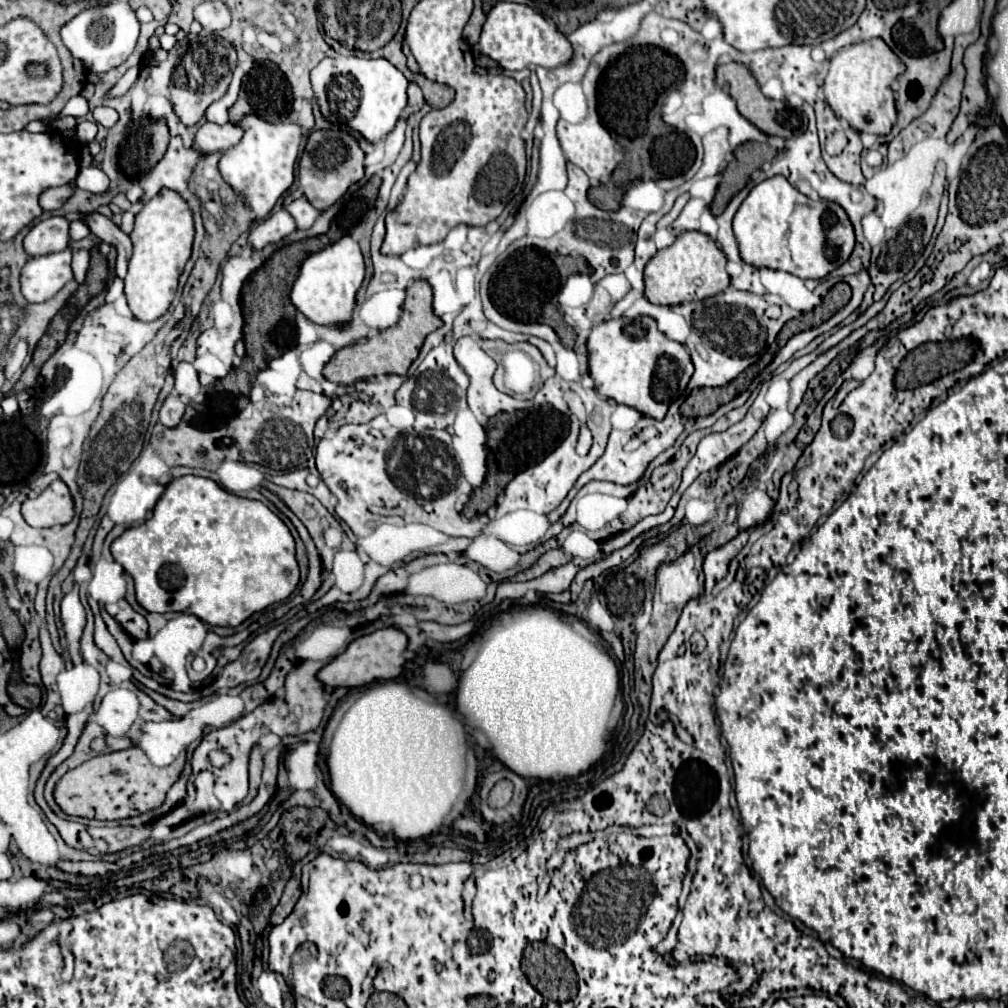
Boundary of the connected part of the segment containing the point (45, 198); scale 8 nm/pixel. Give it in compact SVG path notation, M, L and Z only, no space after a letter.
M62 185L62 187L46 189L46 191L40 195L40 207L42 207L44 211L58 209L58 207L72 195L72 191L74 191L72 185Z

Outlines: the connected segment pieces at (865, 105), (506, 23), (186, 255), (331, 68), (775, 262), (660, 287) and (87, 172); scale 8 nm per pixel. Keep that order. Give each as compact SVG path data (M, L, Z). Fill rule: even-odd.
M870 39L858 45L844 47L830 59L828 75L824 79L826 103L856 131L888 135L892 125L896 123L894 95L890 85L900 73L904 73L904 69L906 65L882 39Z
M498 3L490 11L482 27L482 35L478 43L472 45L472 51L474 51L474 57L488 55L504 69L526 69L528 65L554 69L572 59L572 45L558 31L558 27L550 23L546 17L542 17L540 13L532 11L530 7L524 7L518 3Z
M162 189L156 197L146 201L136 215L130 239L134 245L134 253L128 261L128 273L124 277L124 295L136 319L154 321L168 311L178 287L178 277L186 261L190 259L194 239L194 221L190 207L178 193Z
M336 57L322 59L312 69L312 87L320 103L322 115L336 123L344 119L348 127L360 131L370 143L378 143L390 133L406 107L408 79L386 59L364 59L364 57Z
M776 175L758 183L732 221L742 261L792 273L800 279L822 279L838 269L854 249L854 229L836 203L812 201L794 189L786 177Z
M700 231L682 233L670 247L658 251L644 269L646 299L654 305L678 305L686 299L700 301L724 291L730 285L726 273L726 255L720 247Z
M94 165L80 169L78 177L76 177L76 185L84 191L92 191L92 193L104 193L108 191L108 183L110 179L106 177L106 173Z

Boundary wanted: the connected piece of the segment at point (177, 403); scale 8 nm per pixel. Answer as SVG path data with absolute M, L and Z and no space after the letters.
M170 393L164 403L162 403L162 409L160 409L160 423L166 425L166 427L174 427L180 423L182 415L184 415L184 401L180 399L178 393Z

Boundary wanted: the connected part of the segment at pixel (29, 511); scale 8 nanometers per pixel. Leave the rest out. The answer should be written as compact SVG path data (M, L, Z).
M56 479L40 495L28 497L22 503L22 517L32 527L66 525L74 517L74 503L62 479Z

